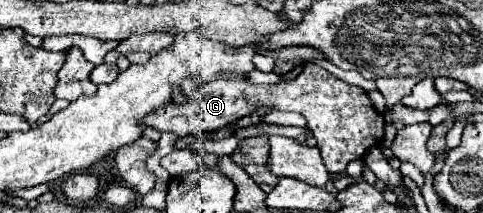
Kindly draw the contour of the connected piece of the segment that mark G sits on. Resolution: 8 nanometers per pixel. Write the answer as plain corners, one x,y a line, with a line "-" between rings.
313,61
305,63
303,71
287,83
281,81
275,85
253,85
249,81
229,79
203,83
191,93
191,97
185,97
183,105
171,101
165,107
153,111
153,115
147,115
147,119
141,119
141,125
153,127
161,133
175,133
177,137
201,135
235,125
241,117
251,115
259,107
301,113
307,119
307,127
317,139
323,163
331,173
345,171
347,163
361,159
365,151
379,145
383,139
383,115
373,109
369,95
361,87
347,85
345,81
333,77

